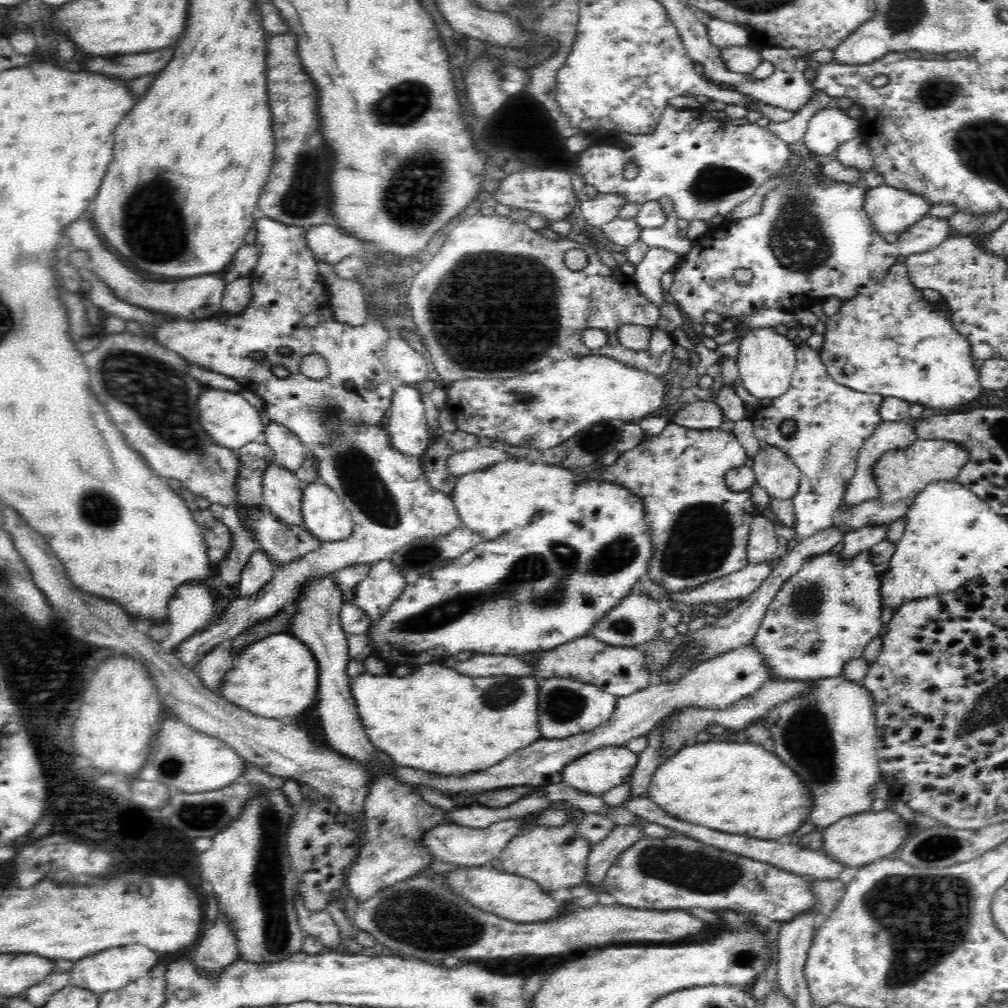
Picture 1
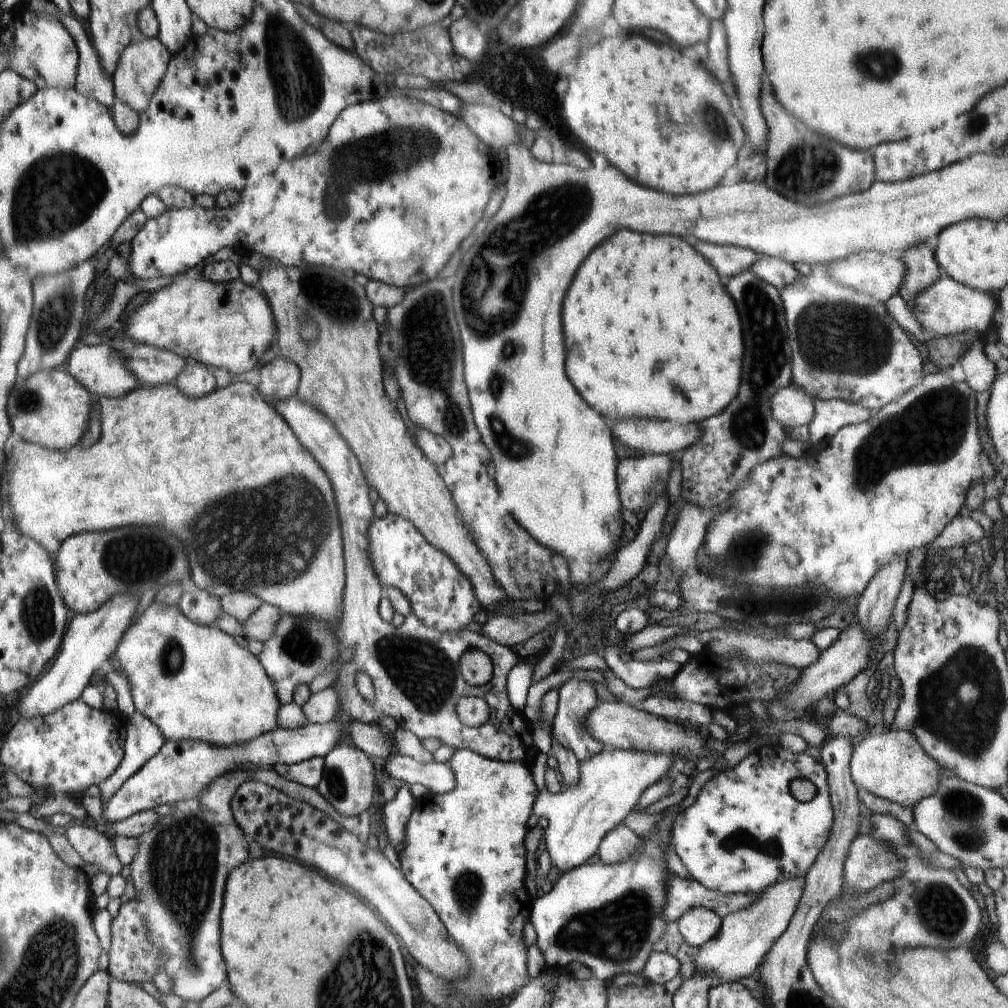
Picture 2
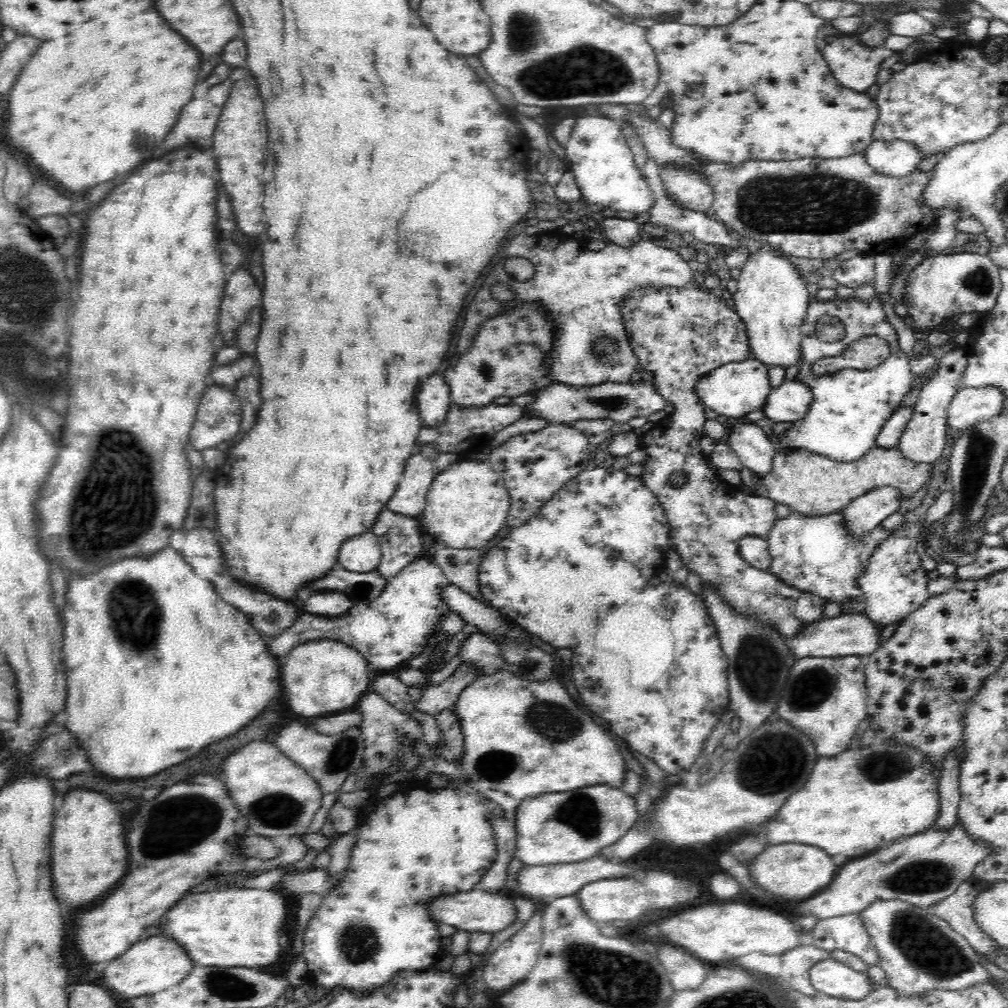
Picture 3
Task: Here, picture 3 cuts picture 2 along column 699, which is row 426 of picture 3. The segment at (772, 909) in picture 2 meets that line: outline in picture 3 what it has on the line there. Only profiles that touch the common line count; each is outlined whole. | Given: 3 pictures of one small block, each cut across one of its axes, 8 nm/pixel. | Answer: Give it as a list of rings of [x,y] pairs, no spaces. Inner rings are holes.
[[[961,386],[947,408],[947,426],[966,429],[999,415],[1004,408],[1004,391],[994,386]]]

